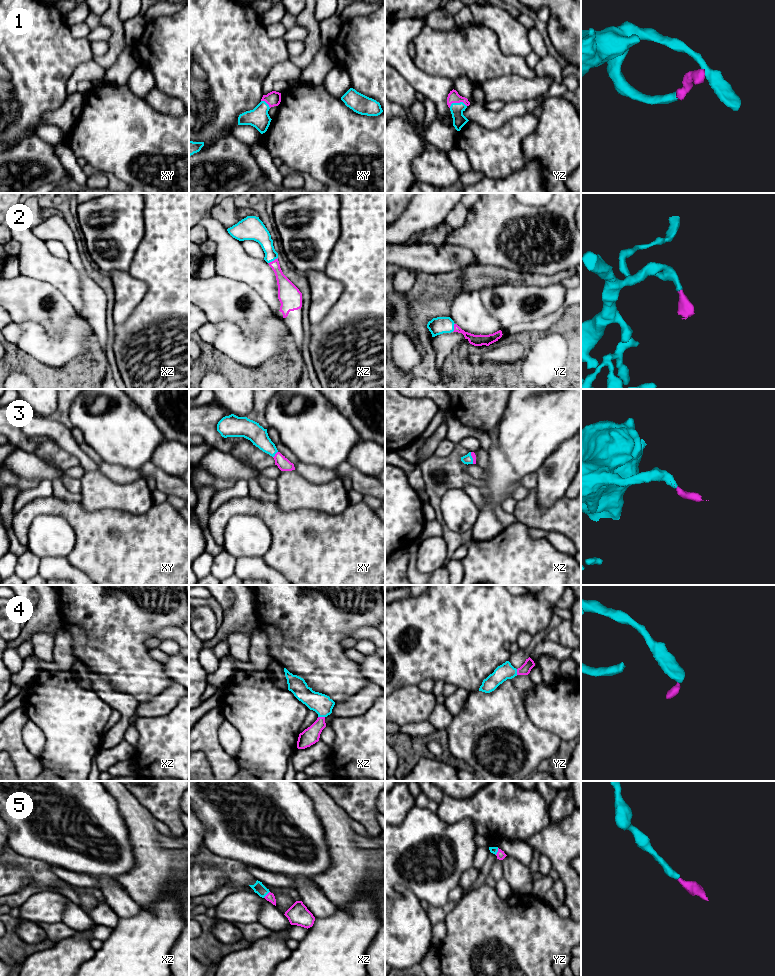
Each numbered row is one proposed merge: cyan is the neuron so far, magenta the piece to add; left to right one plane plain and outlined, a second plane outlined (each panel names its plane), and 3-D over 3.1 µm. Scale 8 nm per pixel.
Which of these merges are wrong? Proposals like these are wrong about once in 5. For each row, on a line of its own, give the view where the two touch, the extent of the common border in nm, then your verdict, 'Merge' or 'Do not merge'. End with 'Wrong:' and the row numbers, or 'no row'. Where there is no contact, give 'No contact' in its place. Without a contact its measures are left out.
1: Touches cyan in yz. Shared border 140 nm. Merge
2: Touches cyan in xz. Shared border 90 nm. Merge
3: Touches cyan in xy. Shared border 70 nm. Merge
4: Touches cyan in xz. Shared border 60 nm. Merge
5: Touches cyan in xz. Shared border 80 nm. Merge
Wrong: no row

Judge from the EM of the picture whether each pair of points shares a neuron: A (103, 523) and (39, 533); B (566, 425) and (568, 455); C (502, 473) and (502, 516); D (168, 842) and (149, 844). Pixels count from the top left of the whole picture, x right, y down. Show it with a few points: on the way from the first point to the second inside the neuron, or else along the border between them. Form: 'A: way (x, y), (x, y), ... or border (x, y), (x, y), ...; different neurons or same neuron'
A: border (52, 515), (71, 526), (72, 551); different neurons
B: border (570, 437), (550, 455); different neurons
C: border (500, 505), (495, 509), (495, 516), (504, 527); different neurons
D: border (157, 836), (162, 846), (178, 848); different neurons

